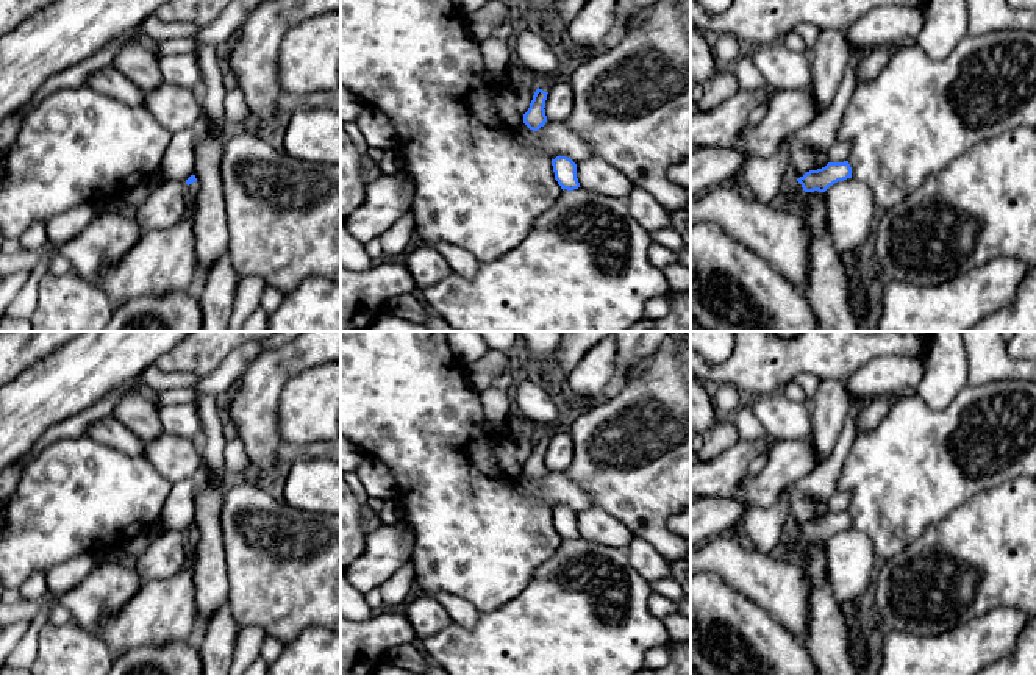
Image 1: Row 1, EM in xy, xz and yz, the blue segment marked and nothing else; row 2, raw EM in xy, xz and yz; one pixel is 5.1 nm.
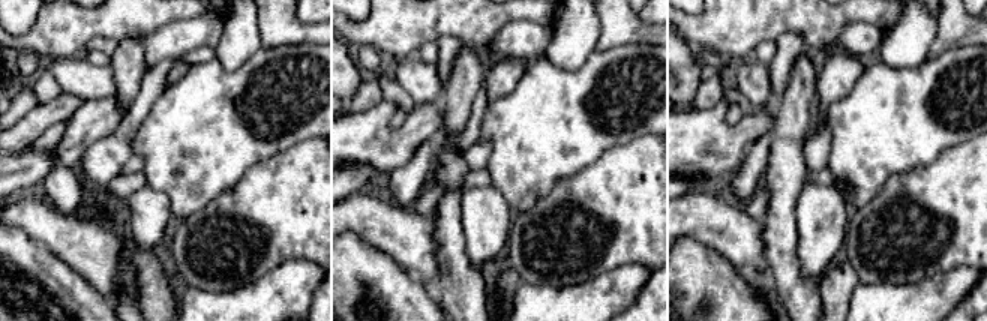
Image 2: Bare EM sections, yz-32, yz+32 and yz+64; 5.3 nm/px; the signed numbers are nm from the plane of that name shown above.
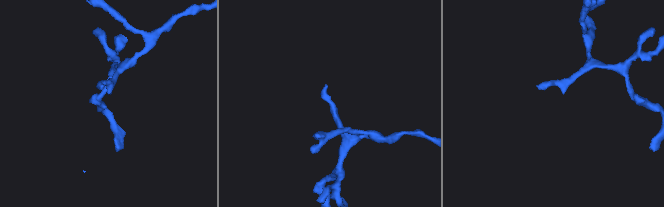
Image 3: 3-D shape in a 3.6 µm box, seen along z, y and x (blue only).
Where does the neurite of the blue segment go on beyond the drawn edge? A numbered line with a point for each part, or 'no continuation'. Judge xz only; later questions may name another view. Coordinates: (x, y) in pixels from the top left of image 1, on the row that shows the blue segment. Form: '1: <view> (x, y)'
1: xz (547, 82)

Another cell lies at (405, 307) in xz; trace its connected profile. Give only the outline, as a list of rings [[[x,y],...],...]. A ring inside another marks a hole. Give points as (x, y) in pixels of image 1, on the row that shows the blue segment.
[[[403,294],[386,302],[381,316],[394,316],[408,322],[425,325],[428,312],[413,294]]]

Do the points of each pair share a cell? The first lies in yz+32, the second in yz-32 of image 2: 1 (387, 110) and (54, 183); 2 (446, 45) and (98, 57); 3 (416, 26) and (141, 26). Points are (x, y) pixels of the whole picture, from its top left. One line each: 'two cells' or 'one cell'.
1: two cells
2: two cells
3: one cell

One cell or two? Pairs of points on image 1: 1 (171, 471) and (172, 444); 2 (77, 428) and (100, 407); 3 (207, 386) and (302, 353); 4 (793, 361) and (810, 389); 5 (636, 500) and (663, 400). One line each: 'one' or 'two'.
1: one
2: one
3: two
4: two
5: one

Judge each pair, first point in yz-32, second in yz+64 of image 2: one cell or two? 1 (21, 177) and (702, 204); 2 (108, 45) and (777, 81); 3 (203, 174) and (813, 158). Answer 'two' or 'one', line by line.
1: two
2: one
3: two

